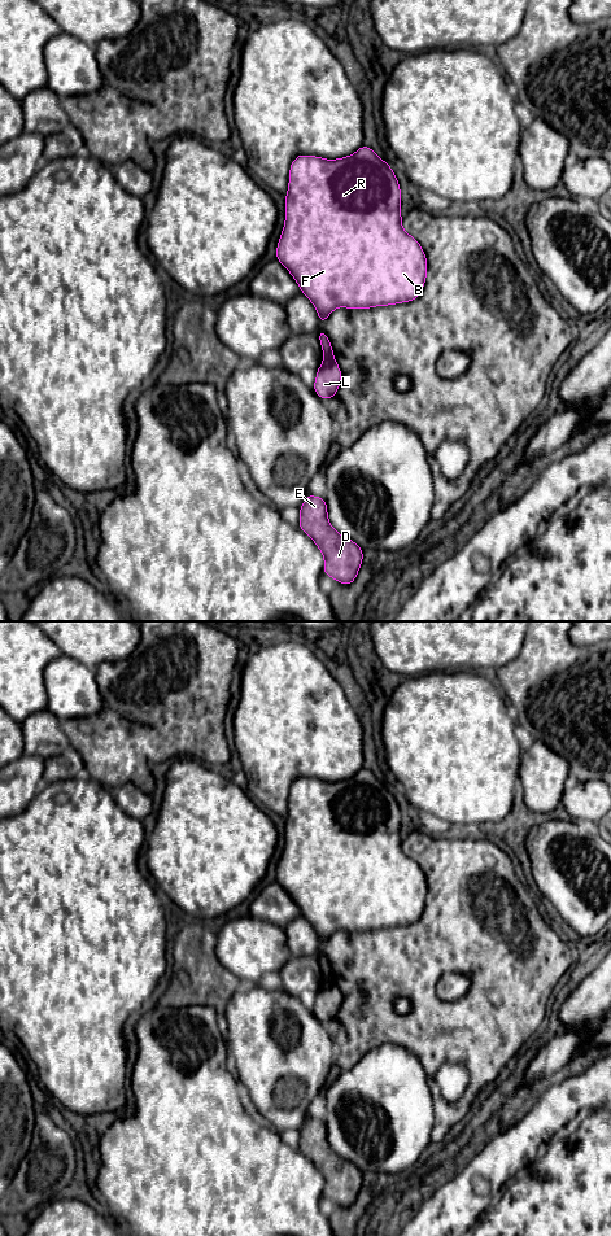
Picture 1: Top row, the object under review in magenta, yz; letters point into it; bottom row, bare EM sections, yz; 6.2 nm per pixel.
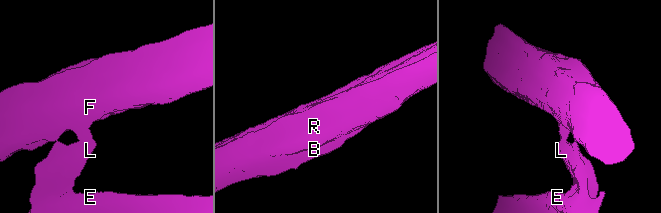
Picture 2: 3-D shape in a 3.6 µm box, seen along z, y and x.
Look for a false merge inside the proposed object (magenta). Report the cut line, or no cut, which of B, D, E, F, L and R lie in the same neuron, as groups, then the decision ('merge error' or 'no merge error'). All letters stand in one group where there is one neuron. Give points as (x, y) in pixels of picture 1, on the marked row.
cut in yz along (334, 358), (323, 361); B F R / D E L; merge error

